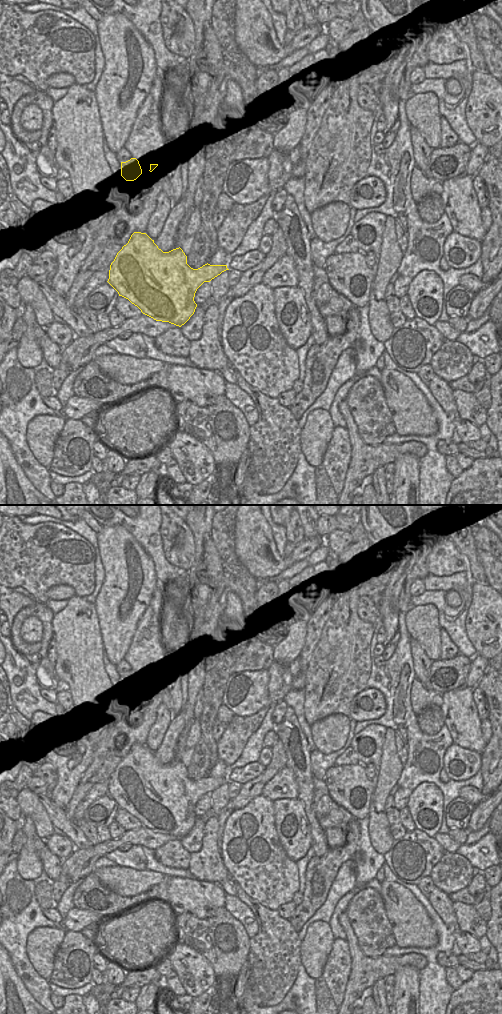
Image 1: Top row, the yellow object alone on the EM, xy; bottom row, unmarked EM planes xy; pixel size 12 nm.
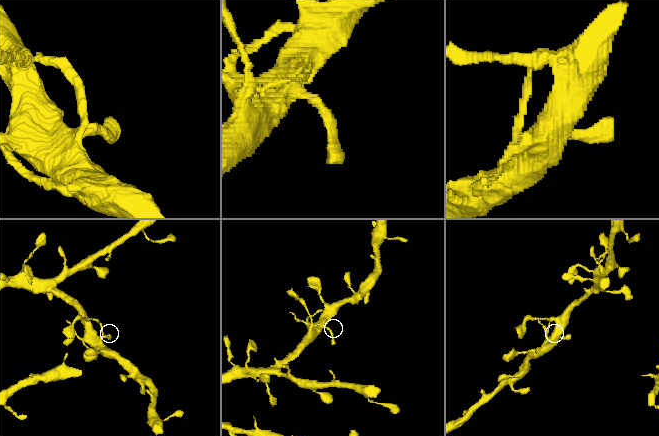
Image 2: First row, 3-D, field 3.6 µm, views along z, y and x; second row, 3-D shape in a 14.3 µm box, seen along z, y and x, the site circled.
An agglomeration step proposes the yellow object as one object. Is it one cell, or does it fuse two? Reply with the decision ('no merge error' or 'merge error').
no merge error

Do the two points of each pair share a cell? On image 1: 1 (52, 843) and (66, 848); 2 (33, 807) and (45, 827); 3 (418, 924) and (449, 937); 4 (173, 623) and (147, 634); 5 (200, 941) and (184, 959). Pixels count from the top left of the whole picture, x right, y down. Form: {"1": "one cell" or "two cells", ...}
{"1": "one cell", "2": "one cell", "3": "two cells", "4": "two cells", "5": "two cells"}

